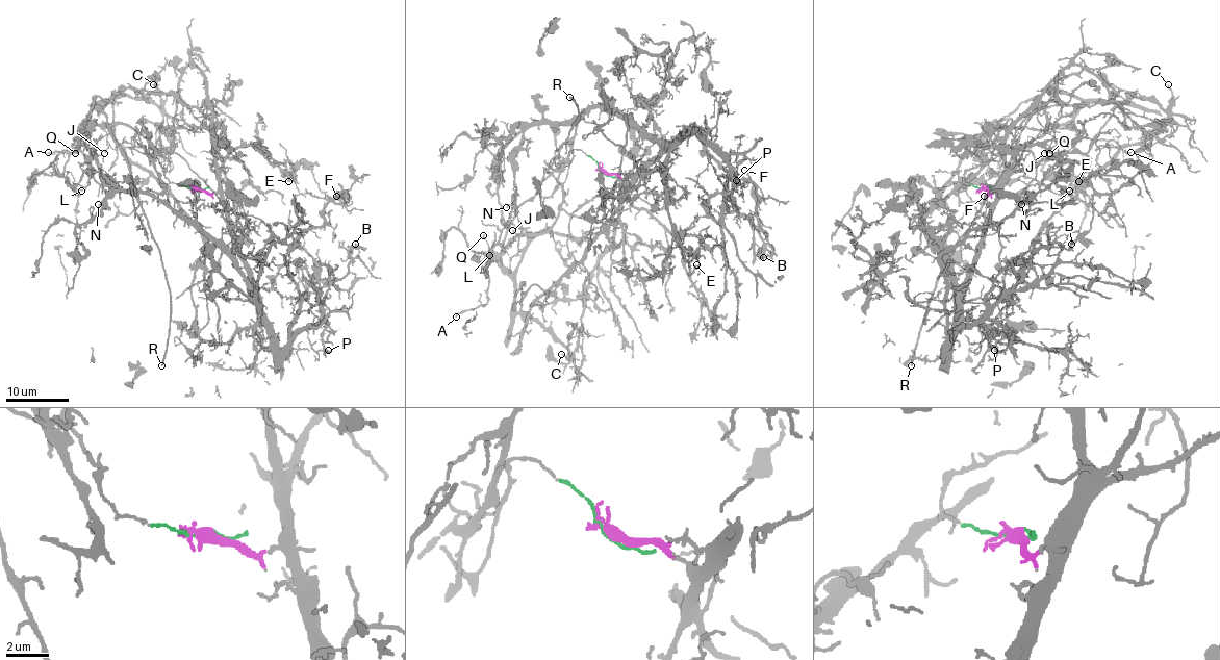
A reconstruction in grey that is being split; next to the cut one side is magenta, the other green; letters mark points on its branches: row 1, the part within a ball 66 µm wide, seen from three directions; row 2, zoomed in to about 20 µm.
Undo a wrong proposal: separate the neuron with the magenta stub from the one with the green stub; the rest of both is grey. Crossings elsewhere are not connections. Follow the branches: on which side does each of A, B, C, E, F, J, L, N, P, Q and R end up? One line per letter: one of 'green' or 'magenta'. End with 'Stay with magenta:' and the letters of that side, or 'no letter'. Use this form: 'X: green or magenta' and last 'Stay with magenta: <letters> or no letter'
A: green
B: magenta
C: green
E: magenta
F: magenta
J: green
L: green
N: green
P: magenta
Q: green
R: green
Stay with magenta: B, E, F, P

